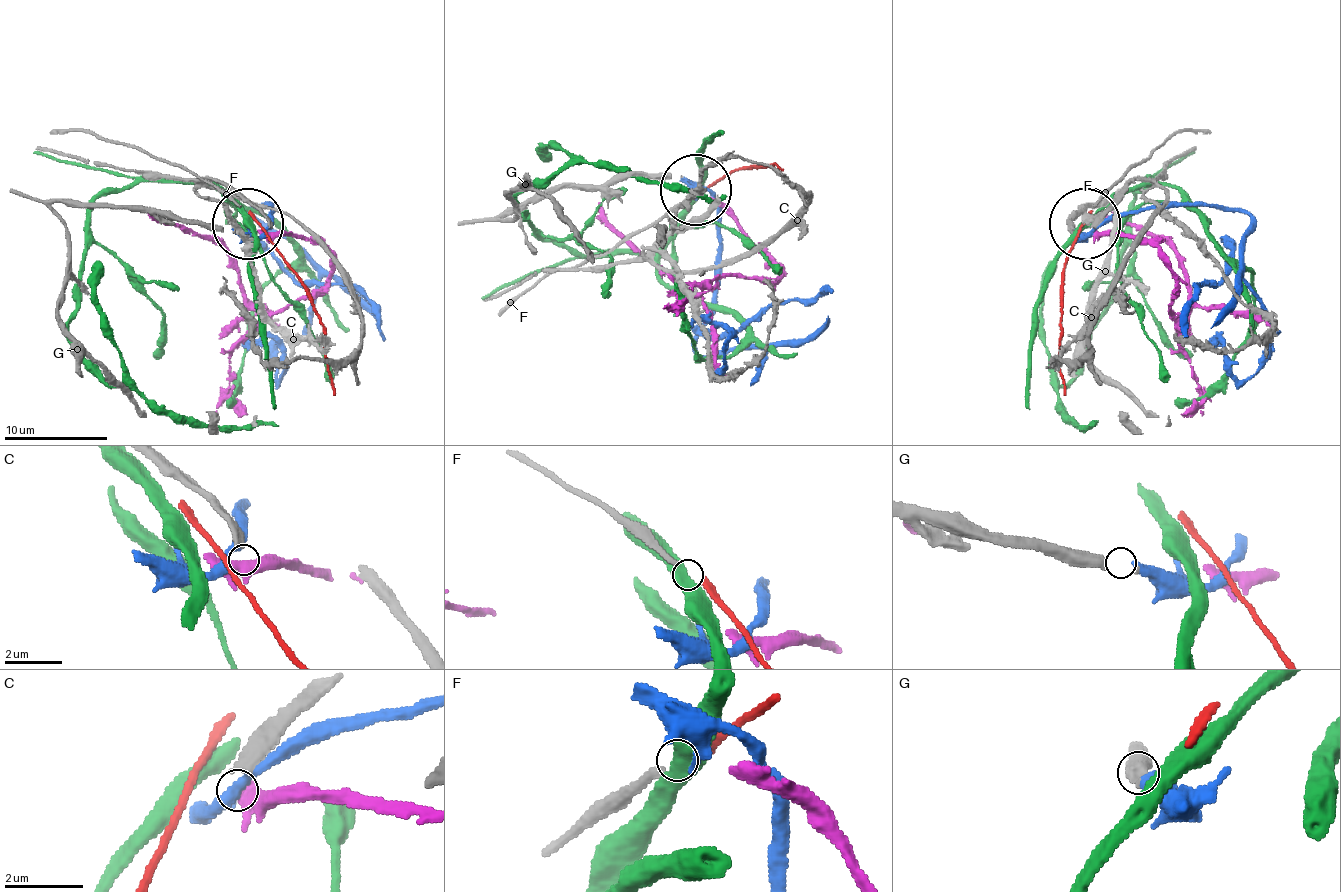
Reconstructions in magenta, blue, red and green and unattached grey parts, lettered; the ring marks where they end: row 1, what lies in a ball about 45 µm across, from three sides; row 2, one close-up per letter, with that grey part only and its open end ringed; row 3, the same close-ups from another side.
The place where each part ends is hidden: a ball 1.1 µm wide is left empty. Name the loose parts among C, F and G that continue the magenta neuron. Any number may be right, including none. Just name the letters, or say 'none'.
none

